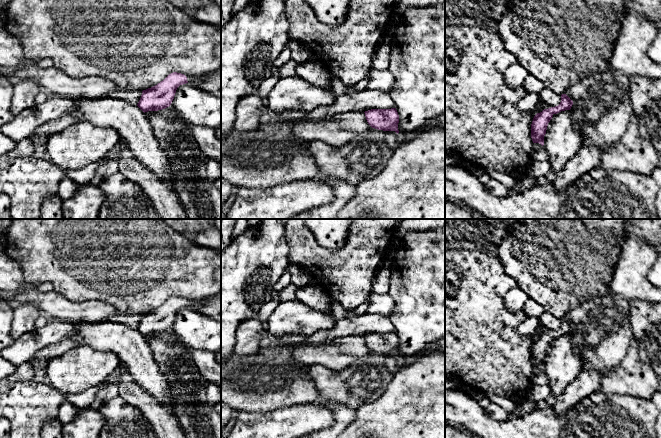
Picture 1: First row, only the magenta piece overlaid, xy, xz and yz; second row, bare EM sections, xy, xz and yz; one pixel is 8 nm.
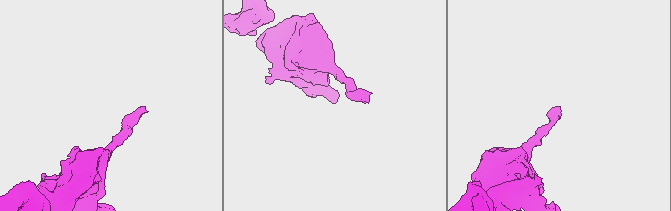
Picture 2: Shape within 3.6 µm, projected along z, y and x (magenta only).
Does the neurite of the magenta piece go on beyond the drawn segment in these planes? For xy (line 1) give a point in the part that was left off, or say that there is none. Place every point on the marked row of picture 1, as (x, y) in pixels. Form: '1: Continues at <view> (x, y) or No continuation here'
1: Continues at xy (212, 82)

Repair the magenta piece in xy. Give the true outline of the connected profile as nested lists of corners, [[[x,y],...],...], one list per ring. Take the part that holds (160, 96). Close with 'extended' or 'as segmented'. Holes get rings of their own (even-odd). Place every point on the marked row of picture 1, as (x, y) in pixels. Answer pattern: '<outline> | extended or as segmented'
[[[221,67],[216,72],[199,78],[173,72],[157,85],[143,90],[137,106],[144,113],[165,109],[171,105],[177,88],[186,83],[197,83],[204,90],[221,95]]] | extended

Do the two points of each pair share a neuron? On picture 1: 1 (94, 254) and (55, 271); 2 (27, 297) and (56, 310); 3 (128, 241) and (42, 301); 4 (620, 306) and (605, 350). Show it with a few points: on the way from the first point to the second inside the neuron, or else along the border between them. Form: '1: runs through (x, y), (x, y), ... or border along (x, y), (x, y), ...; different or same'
1: runs through (84, 254), (72, 254), (65, 261); same
2: runs through (34, 297), (49, 303); same
3: border along (54, 290), (76, 302); different
4: runs through (610, 317), (605, 332), (605, 339); same

